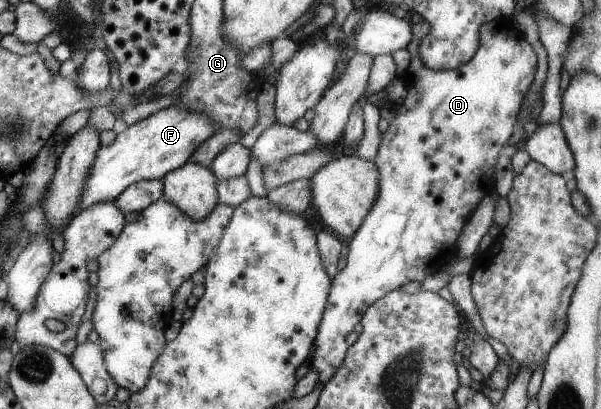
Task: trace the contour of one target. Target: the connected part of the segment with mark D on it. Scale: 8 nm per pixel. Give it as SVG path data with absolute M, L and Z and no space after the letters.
M503 17L488 23L483 23L478 30L478 46L473 56L462 65L457 68L448 71L434 71L423 66L422 60L418 56L418 47L421 44L422 39L428 34L430 25L426 20L421 19L417 24L411 23L412 39L406 46L410 54L409 65L401 75L406 95L404 96L403 102L397 107L397 115L393 120L388 123L388 128L383 132L380 137L380 143L376 155L373 158L373 162L378 170L378 195L373 203L372 209L367 213L367 216L363 219L363 222L359 225L359 228L355 231L355 234L350 237L349 251L347 258L342 264L342 267L332 276L330 280L330 287L326 298L326 305L315 335L312 340L312 353L309 358L309 366L311 370L316 370L318 376L318 383L325 384L335 369L341 364L345 351L347 350L347 344L345 343L345 336L353 330L353 326L360 322L363 313L384 294L387 294L390 290L399 289L401 285L408 282L409 279L422 281L431 270L438 270L443 264L447 264L453 256L455 256L455 242L459 236L463 225L466 220L471 216L471 213L475 210L478 202L485 196L495 192L494 179L494 166L498 157L498 154L510 145L512 141L513 124L515 117L520 110L523 97L525 92L528 90L529 85L533 80L533 74L537 66L537 59L535 58L535 52L529 43L525 41L522 33L518 30L518 26L514 20L510 17Z

